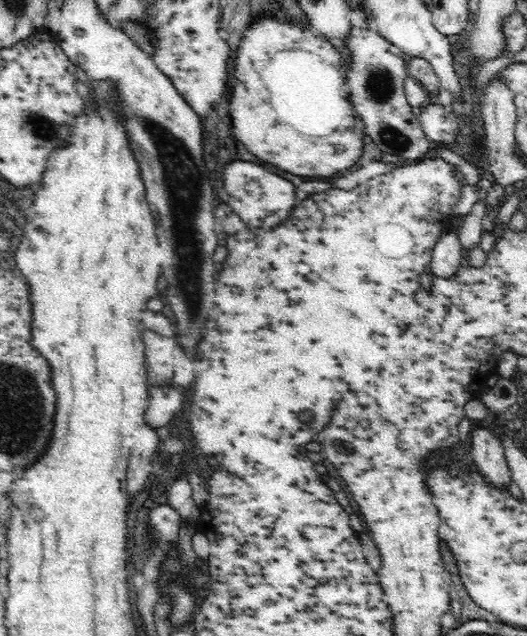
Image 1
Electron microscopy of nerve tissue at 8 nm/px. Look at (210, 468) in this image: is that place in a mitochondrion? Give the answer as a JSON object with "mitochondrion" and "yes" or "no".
{"mitochondrion":"no"}

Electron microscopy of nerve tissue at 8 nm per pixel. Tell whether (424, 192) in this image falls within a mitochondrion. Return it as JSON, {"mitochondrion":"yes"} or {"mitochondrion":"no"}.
{"mitochondrion":"no"}

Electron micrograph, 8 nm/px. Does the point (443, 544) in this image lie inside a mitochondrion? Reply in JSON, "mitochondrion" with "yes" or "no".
{"mitochondrion":"no"}

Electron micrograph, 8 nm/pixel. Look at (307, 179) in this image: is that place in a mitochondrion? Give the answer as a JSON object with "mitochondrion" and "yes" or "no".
{"mitochondrion":"no"}

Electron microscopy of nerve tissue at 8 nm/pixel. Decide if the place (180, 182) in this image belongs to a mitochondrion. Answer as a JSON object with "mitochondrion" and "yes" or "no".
{"mitochondrion":"yes"}

